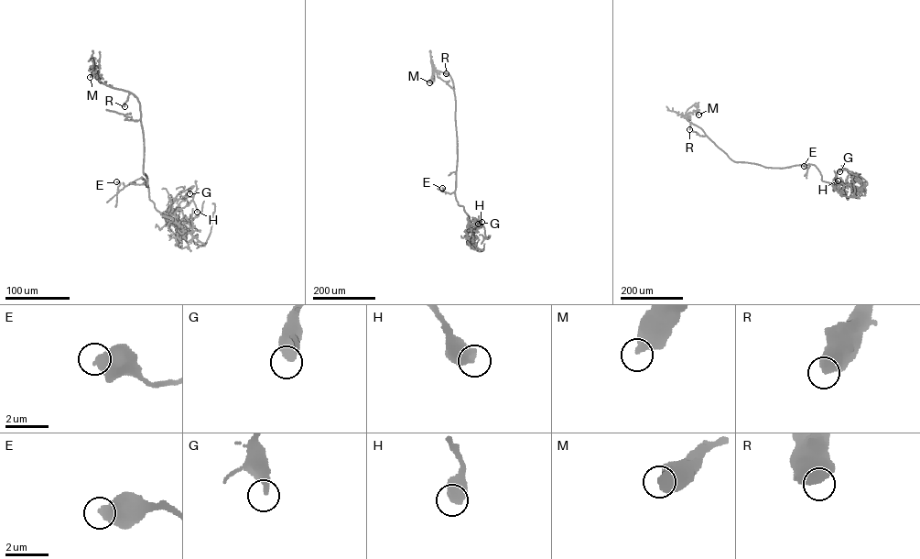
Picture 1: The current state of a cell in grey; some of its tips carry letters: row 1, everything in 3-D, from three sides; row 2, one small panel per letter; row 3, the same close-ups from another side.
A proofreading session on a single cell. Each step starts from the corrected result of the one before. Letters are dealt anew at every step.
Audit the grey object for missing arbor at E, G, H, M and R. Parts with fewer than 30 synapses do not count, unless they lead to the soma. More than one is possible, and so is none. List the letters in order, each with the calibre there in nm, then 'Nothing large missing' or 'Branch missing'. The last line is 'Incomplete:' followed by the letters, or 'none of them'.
E: Thickness 650 nm. Nothing large missing
G: Thickness 460 nm. Nothing large missing
H: Thickness 600 nm. Nothing large missing
M: Thickness 550 nm. Nothing large missing
R: Thickness 700 nm. Nothing large missing
Incomplete: none of them

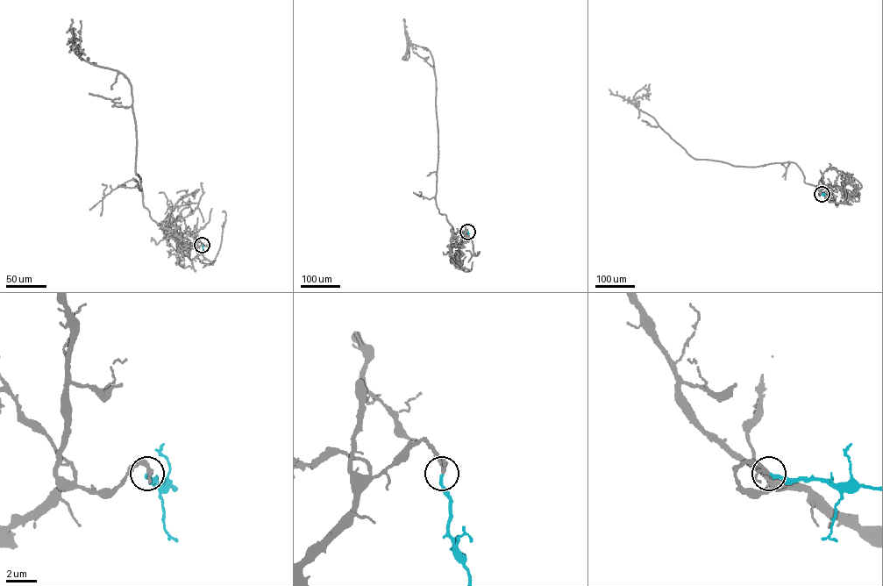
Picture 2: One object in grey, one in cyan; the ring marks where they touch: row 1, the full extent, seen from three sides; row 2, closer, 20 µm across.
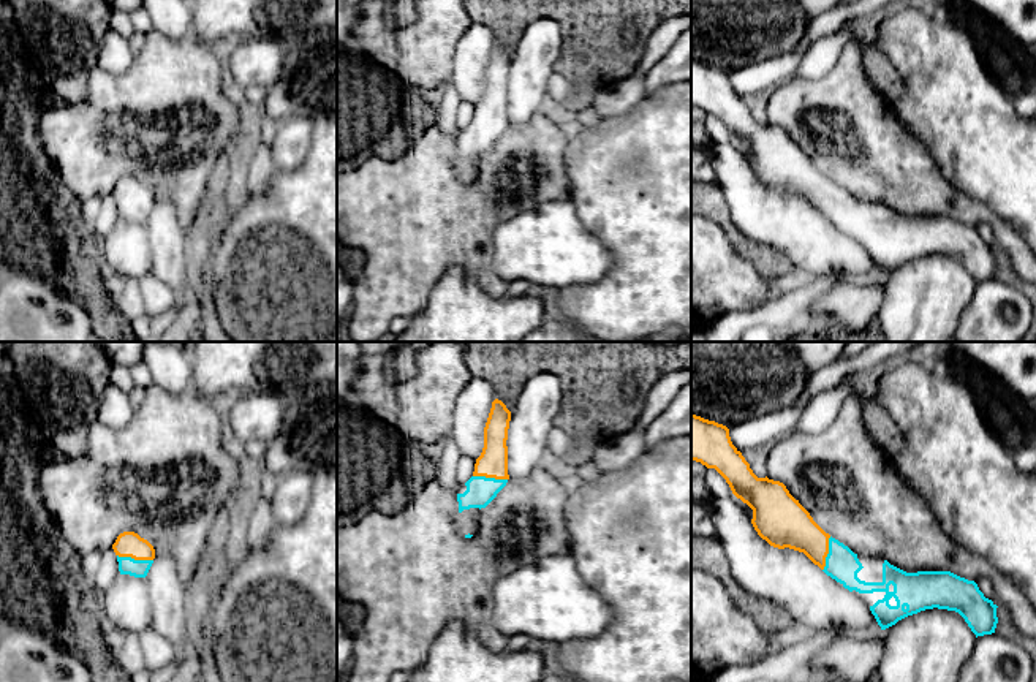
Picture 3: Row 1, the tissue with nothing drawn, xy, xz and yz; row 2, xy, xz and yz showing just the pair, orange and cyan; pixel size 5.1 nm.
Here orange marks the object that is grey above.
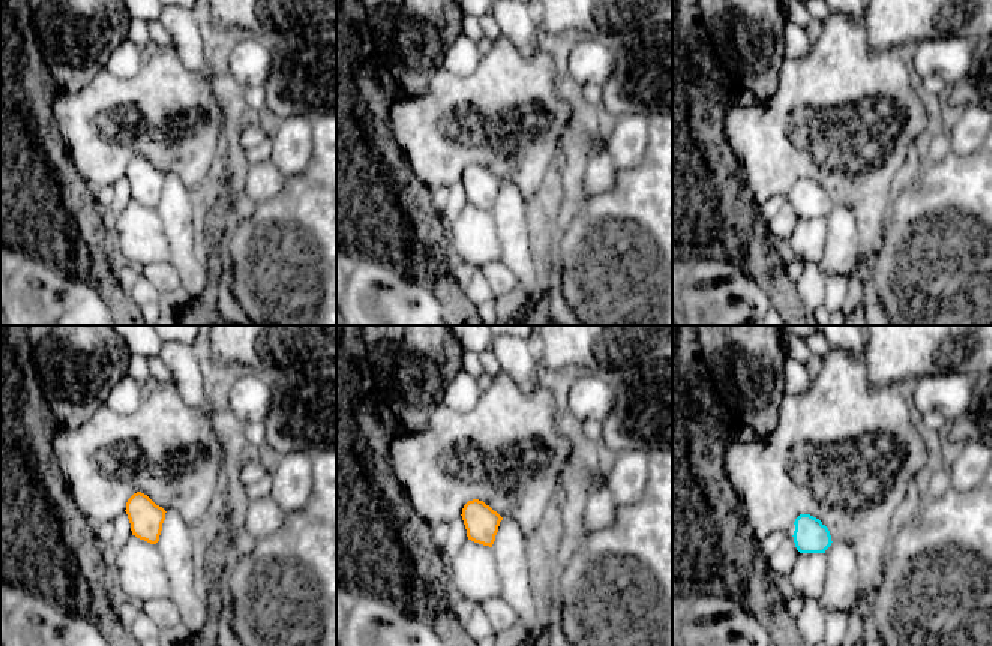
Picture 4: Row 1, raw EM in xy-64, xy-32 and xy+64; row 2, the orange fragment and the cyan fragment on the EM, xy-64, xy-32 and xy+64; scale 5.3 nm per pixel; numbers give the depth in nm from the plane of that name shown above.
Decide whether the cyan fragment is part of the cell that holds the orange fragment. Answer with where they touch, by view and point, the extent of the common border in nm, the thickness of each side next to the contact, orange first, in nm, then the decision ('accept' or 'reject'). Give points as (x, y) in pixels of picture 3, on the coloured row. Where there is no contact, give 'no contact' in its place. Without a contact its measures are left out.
contact xy (135, 559); length 190 nm; calibres 130 and 90 nm; accept

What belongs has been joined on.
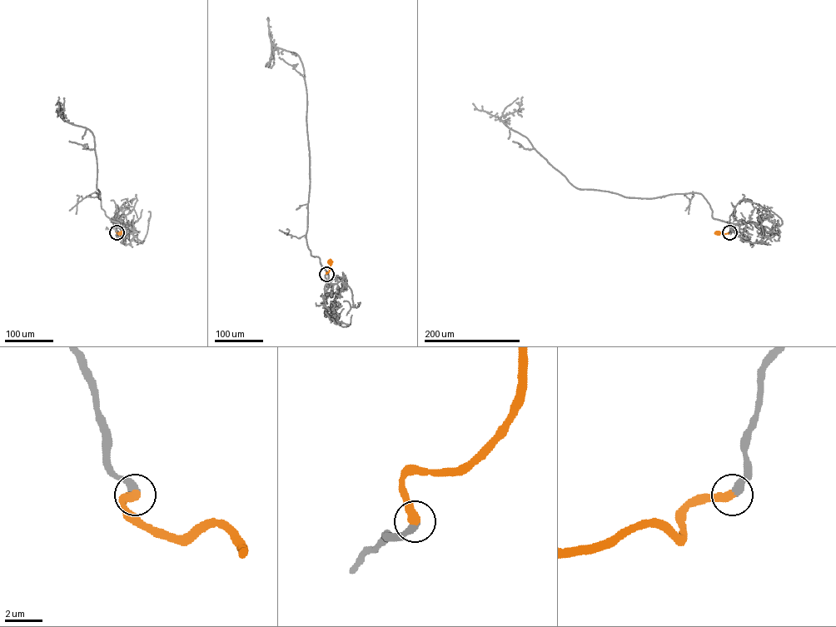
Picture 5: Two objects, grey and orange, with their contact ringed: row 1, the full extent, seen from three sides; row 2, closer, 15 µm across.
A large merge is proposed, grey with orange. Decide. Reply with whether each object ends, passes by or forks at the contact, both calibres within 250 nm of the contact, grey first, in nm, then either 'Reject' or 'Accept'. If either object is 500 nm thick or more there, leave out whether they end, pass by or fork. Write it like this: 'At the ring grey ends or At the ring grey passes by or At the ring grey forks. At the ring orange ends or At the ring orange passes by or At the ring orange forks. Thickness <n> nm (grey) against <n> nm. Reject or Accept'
At the ring grey ends. At the ring orange ends. Thickness 440 nm (grey) against 480 nm. Accept

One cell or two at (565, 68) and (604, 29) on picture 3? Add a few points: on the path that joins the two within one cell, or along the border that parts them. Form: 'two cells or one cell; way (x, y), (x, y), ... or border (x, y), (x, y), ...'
one cell; way (574, 59), (595, 38)

